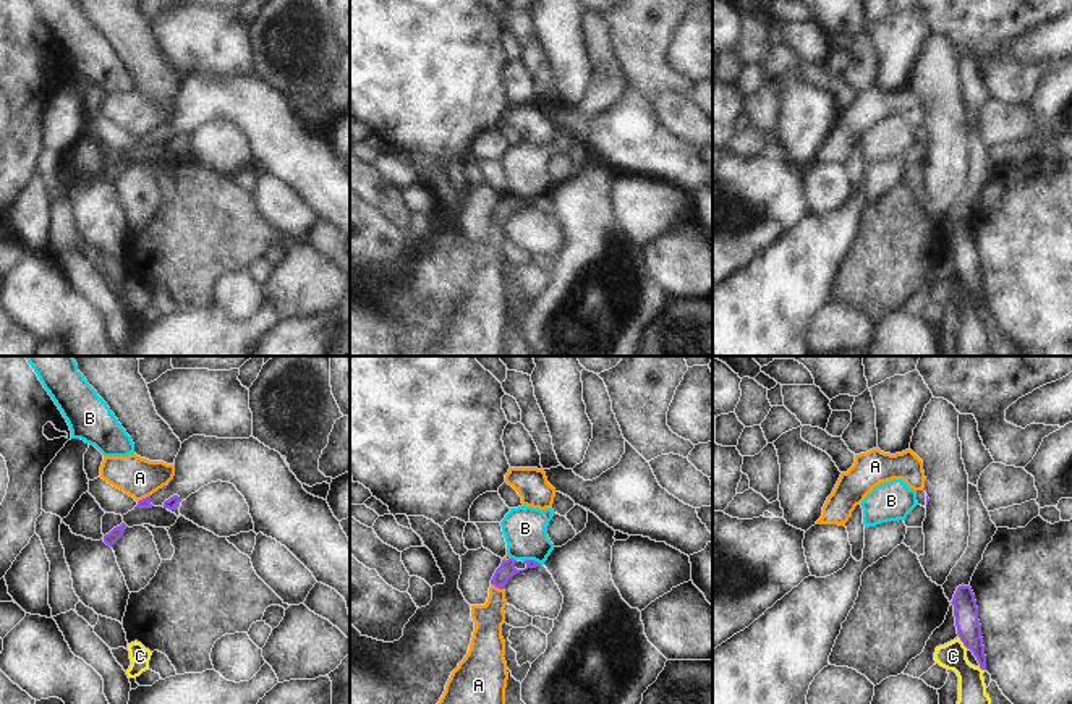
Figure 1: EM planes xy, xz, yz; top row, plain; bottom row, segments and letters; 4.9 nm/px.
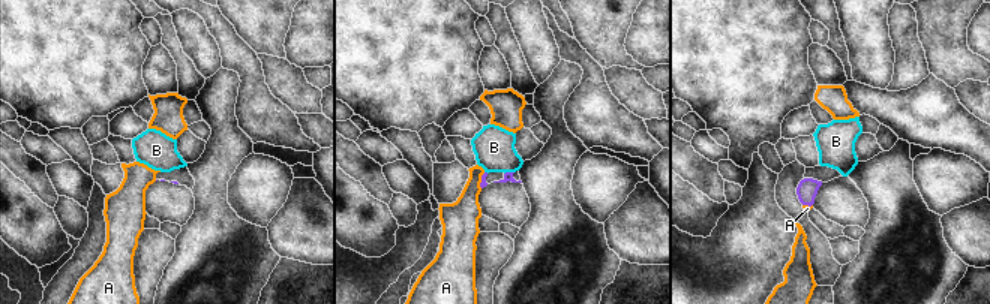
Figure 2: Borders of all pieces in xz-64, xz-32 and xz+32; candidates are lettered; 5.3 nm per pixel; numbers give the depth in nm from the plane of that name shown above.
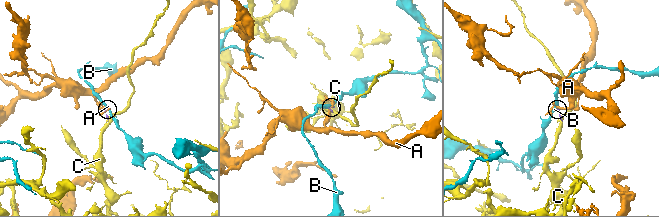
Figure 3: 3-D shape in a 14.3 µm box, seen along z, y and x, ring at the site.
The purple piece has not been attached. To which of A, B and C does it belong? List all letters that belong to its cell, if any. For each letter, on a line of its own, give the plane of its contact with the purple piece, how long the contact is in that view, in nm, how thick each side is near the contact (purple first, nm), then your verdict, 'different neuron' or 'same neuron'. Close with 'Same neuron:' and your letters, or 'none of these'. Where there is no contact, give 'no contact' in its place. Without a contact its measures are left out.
A: meets purple in xz; contact 70 nm long; 80 nm thick on the purple side, 150 nm on the other; different neuron
B: meets purple in xz; contact 40 nm long; 80 nm thick on the purple side, 220 nm on the other; different neuron
C: meets purple in yz; contact 80 nm long; 120 nm thick on the purple side, 140 nm on the other; different neuron
Same neuron: none of these

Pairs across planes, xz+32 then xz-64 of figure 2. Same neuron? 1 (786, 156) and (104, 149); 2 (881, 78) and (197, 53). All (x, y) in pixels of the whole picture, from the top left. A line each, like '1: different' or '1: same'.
1: same
2: same

